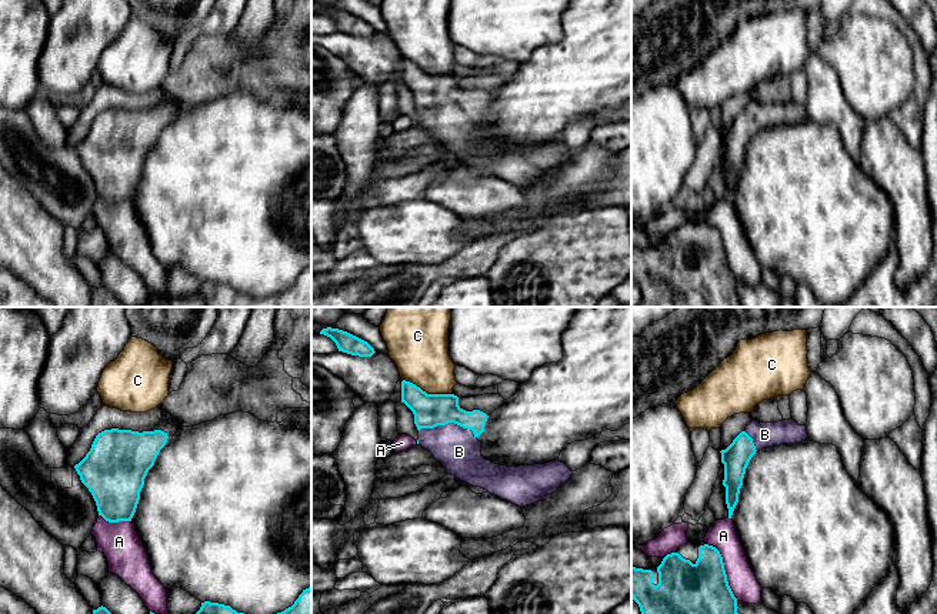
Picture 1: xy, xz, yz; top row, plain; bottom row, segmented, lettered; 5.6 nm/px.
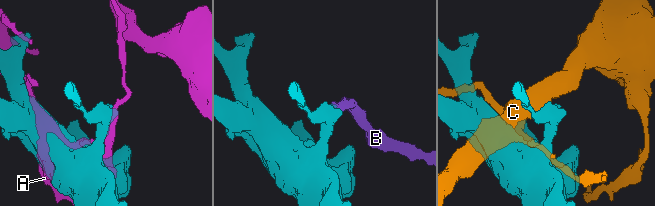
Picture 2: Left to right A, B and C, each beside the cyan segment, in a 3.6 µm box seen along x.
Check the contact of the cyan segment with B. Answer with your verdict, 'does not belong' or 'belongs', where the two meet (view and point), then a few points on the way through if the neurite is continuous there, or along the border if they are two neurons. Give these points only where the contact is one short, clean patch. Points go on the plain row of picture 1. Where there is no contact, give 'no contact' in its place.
belongs; meets cyan in xz at (449, 102); runs through xz (430, 90), (442, 102), (449, 102), (449, 112), (459, 132)

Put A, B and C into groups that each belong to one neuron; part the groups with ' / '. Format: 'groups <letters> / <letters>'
groups A / B / C

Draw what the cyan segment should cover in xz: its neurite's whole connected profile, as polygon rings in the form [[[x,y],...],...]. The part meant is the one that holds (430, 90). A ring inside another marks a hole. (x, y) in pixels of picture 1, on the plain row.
[[[401,61],[401,83],[414,94],[417,124],[441,143],[447,154],[518,187],[531,186],[554,173],[573,151],[561,141],[507,147],[486,140],[477,117],[487,94],[466,91],[454,74],[427,74],[416,64]]]

